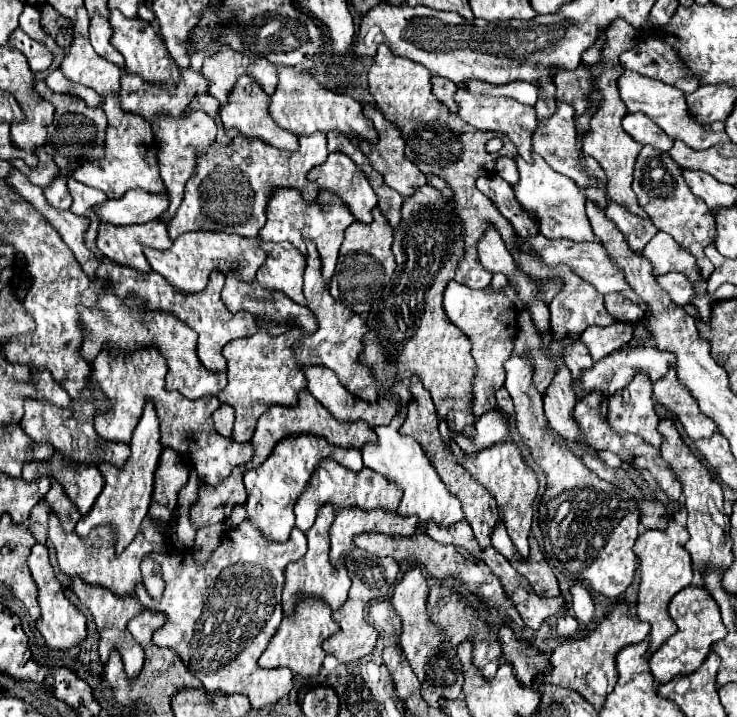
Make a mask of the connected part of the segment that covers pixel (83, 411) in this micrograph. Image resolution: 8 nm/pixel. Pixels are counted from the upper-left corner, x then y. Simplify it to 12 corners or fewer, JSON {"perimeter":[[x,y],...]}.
{"perimeter":[[91,383],[69,409],[25,401],[21,427],[71,461],[121,467],[129,445],[101,441],[109,411]]}

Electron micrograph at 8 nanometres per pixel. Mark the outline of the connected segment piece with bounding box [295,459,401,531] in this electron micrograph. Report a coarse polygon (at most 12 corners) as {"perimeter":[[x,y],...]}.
{"perimeter":[[321,461],[295,505],[307,531],[325,503],[397,509],[401,489],[371,469]]}

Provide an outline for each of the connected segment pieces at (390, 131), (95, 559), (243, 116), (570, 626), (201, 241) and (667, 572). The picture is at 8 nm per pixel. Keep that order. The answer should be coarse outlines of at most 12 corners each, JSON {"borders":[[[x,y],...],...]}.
{"borders":[[[375,105],[363,111],[379,133],[359,149],[403,197],[427,183],[403,153],[405,141]],[[51,511],[49,539],[69,577],[135,593],[139,565],[166,552],[169,533],[145,517],[123,553],[109,529],[65,533]],[[241,75],[227,105],[225,129],[295,151],[295,133],[269,117],[269,95]],[[559,619],[557,635],[569,639],[578,630],[575,619]],[[189,231],[165,251],[145,247],[151,269],[185,293],[213,269],[253,281],[265,263],[259,237]],[[673,519],[635,541],[637,617],[651,653],[675,631],[667,605],[693,581],[689,533]]]}

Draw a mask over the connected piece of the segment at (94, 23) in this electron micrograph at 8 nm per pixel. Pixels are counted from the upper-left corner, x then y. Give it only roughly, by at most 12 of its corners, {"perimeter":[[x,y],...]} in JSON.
{"perimeter":[[95,13],[91,45],[103,59],[121,67],[125,59],[113,49],[109,21]]}

